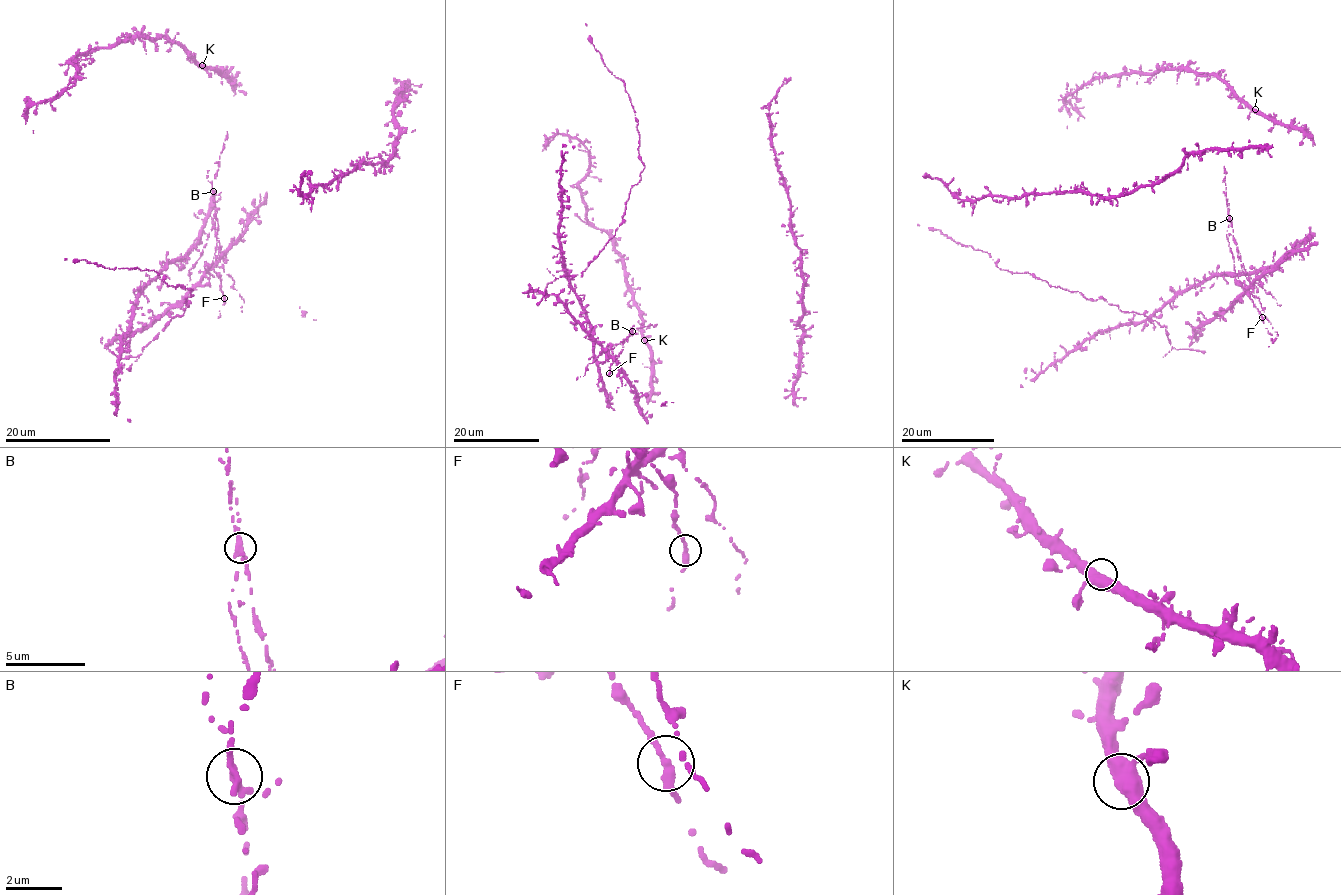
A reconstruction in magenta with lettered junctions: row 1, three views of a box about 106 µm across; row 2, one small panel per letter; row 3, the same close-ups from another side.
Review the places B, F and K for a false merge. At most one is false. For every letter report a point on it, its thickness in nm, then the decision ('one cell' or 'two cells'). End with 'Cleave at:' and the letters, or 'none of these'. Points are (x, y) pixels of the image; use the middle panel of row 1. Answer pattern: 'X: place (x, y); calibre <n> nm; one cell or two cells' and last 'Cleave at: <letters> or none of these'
B: place (632, 331); calibre 260 nm; two cells
F: place (609, 373); calibre 300 nm; one cell
K: place (644, 340); calibre 380 nm; one cell
Cleave at: B

